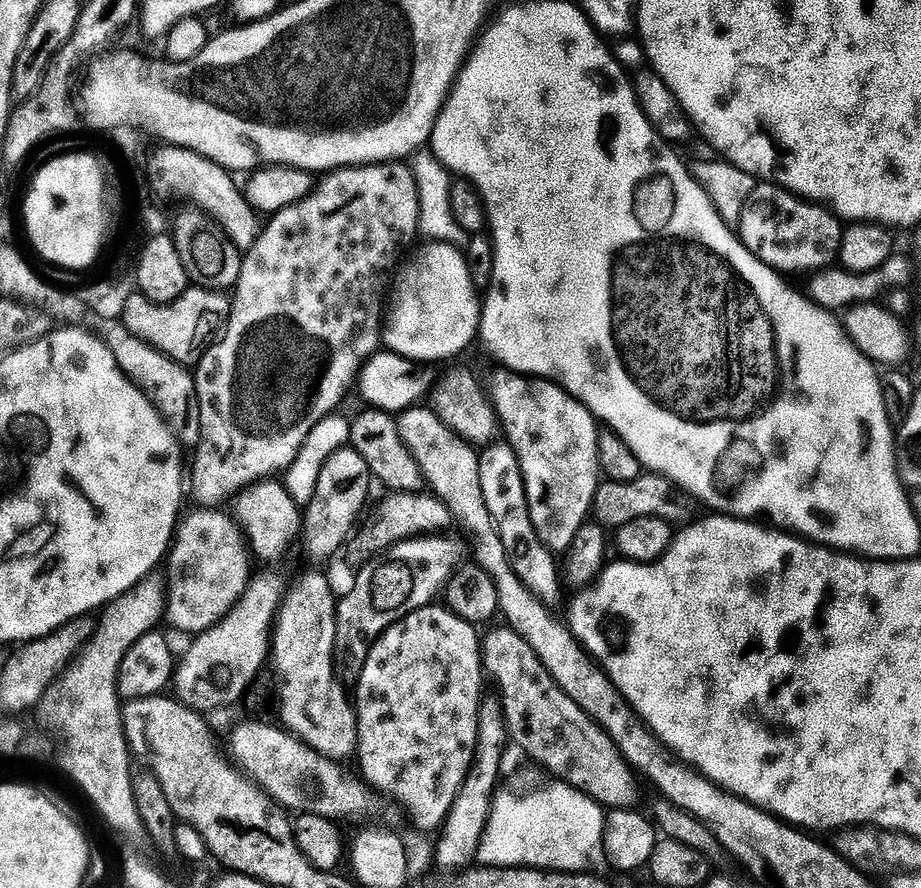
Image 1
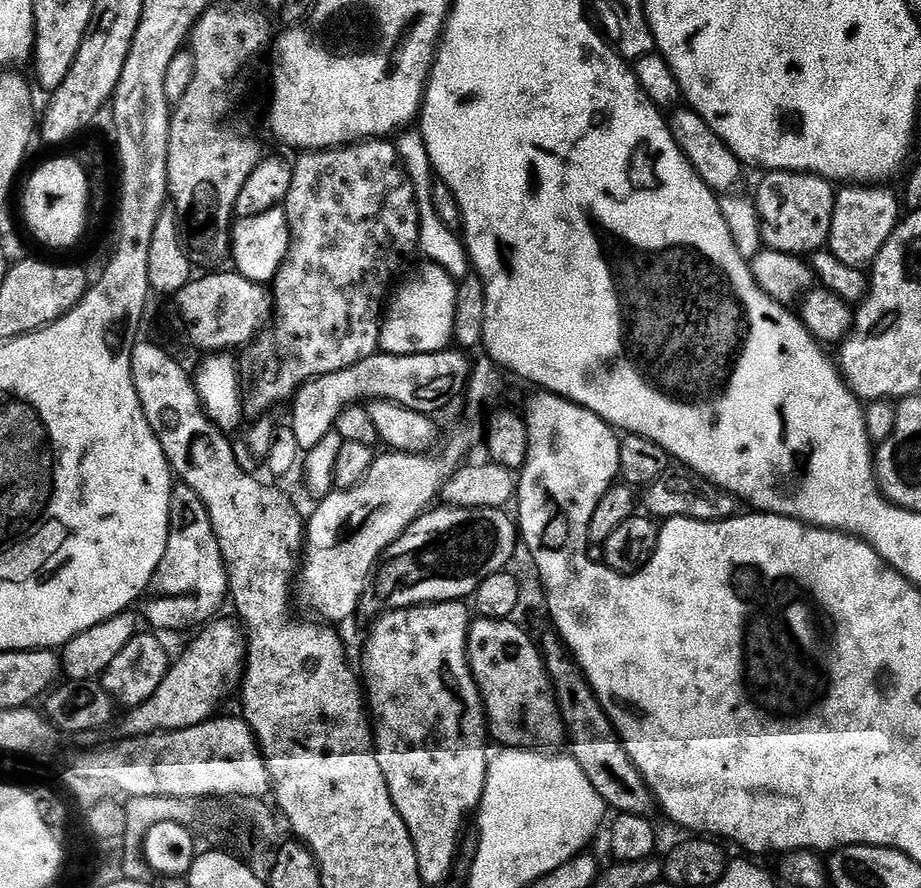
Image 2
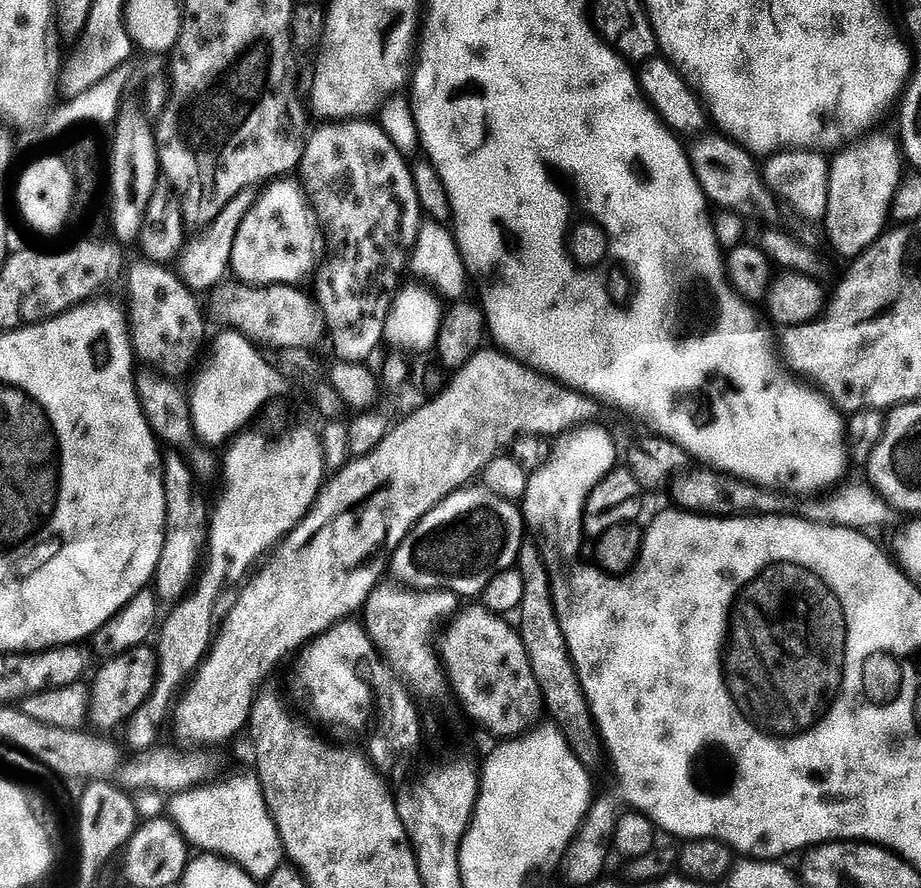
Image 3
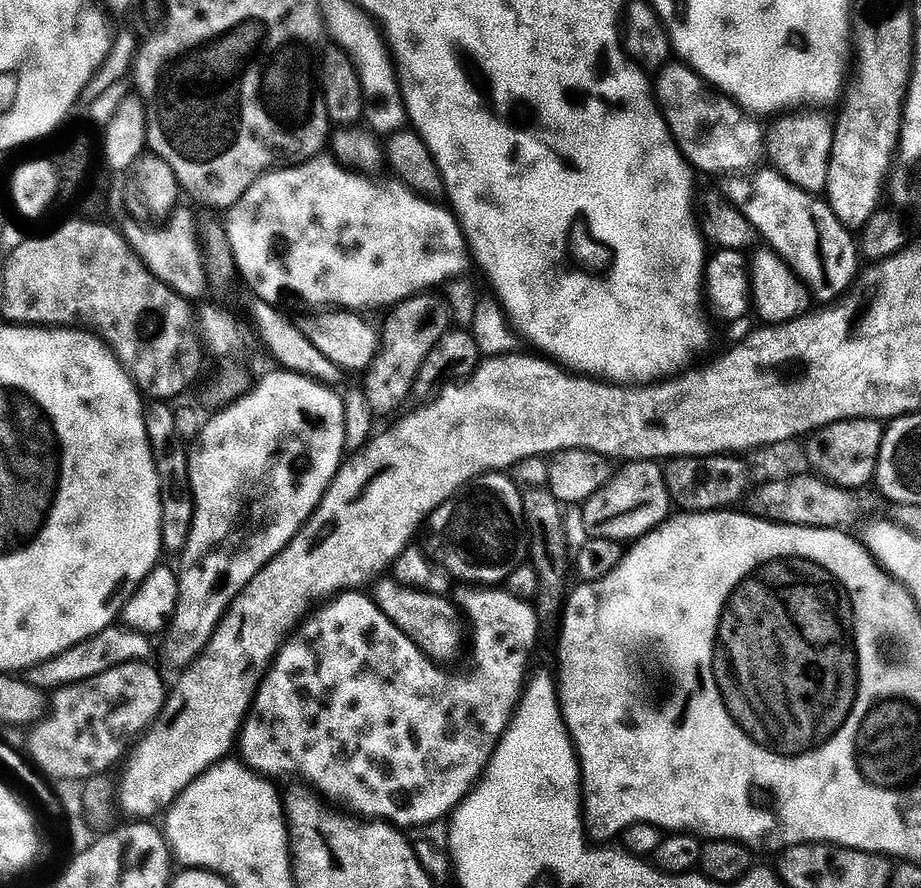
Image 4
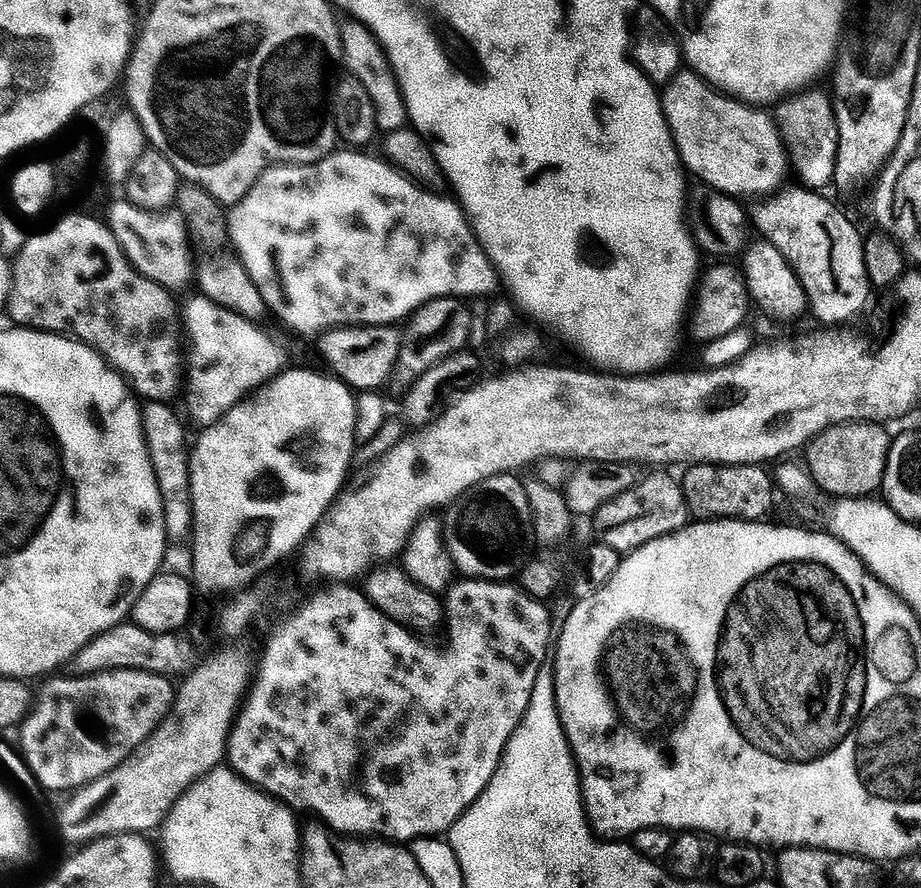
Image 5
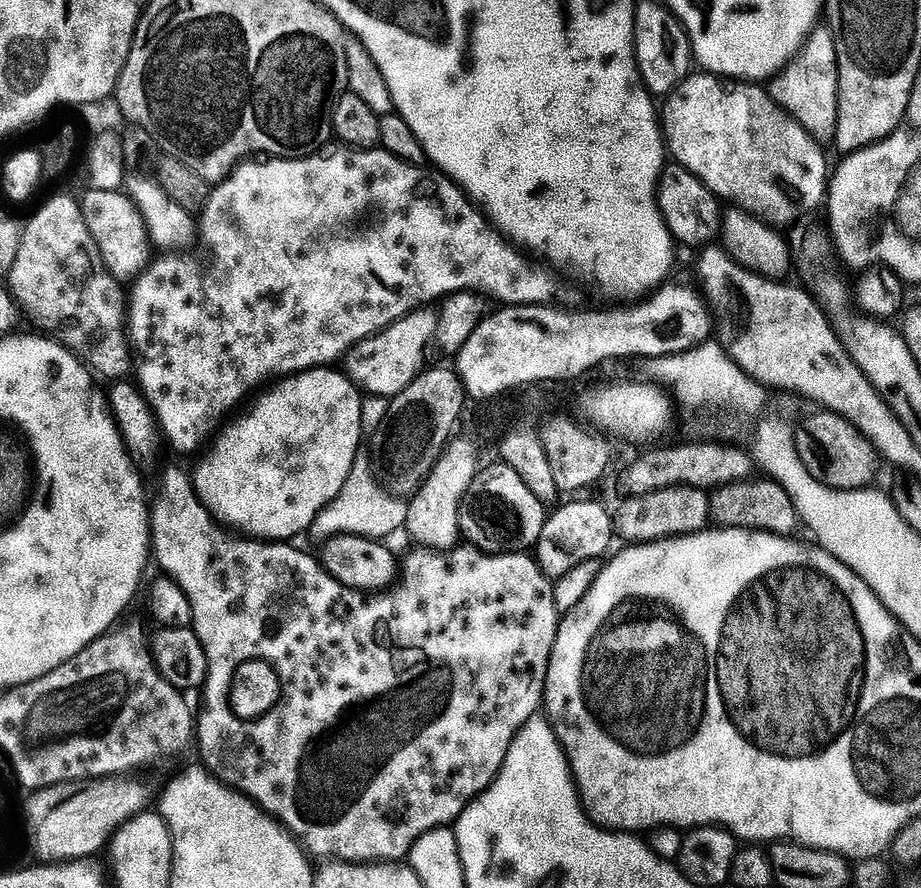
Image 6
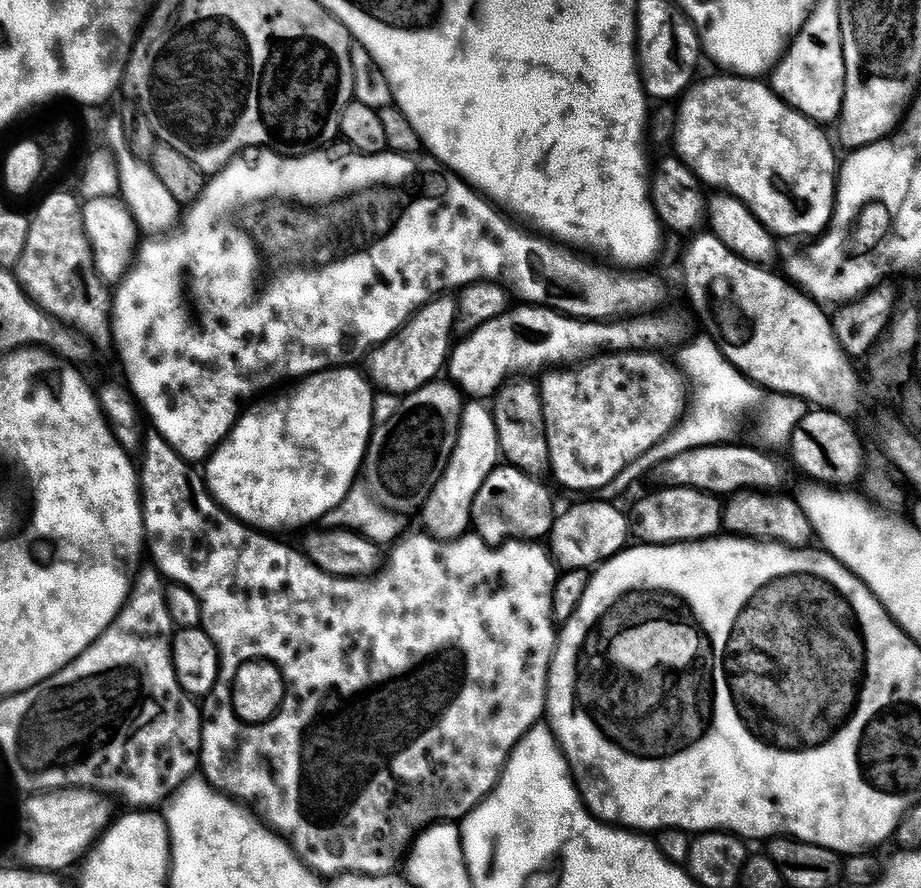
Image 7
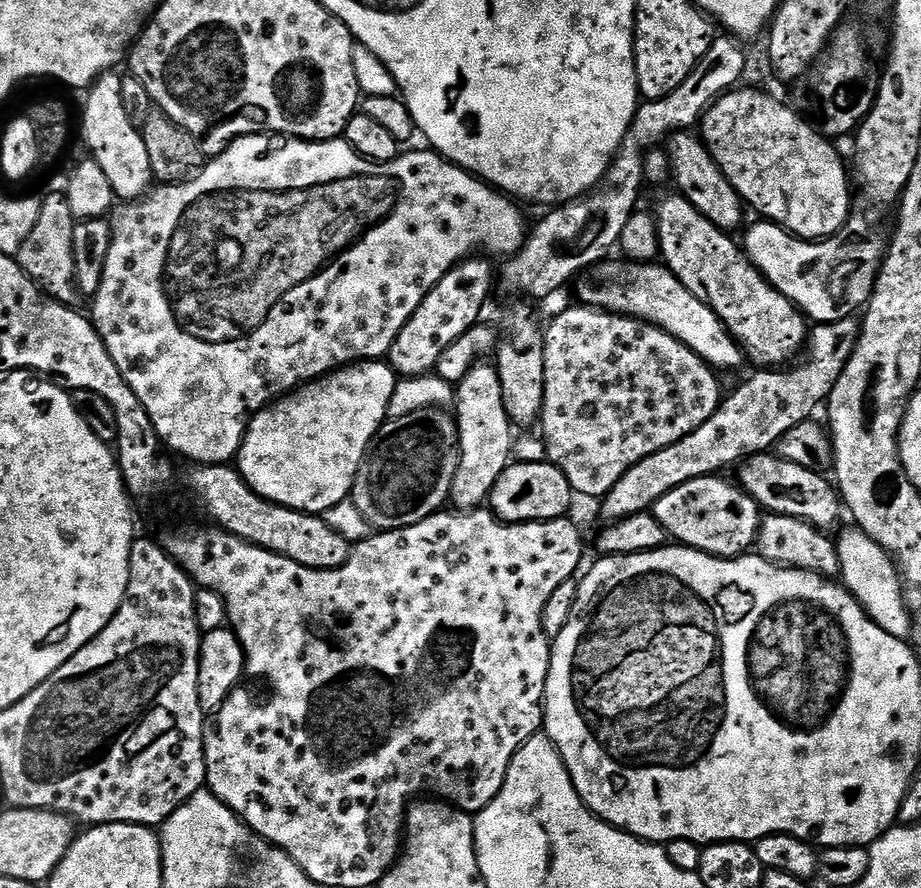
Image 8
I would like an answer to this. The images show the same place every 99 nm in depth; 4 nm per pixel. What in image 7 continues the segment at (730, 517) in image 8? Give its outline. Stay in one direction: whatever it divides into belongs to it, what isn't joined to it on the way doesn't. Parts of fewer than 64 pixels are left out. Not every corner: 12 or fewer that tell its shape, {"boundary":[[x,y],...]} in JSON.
{"boundary":[[664,486],[636,504],[645,545],[721,535],[721,501]]}

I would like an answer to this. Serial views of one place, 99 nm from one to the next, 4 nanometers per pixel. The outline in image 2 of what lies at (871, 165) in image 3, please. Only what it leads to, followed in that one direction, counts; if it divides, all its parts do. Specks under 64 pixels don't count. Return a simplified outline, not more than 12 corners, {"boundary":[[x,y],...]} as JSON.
{"boundary":[[888,186],[837,191],[826,248],[871,265],[902,219]]}

